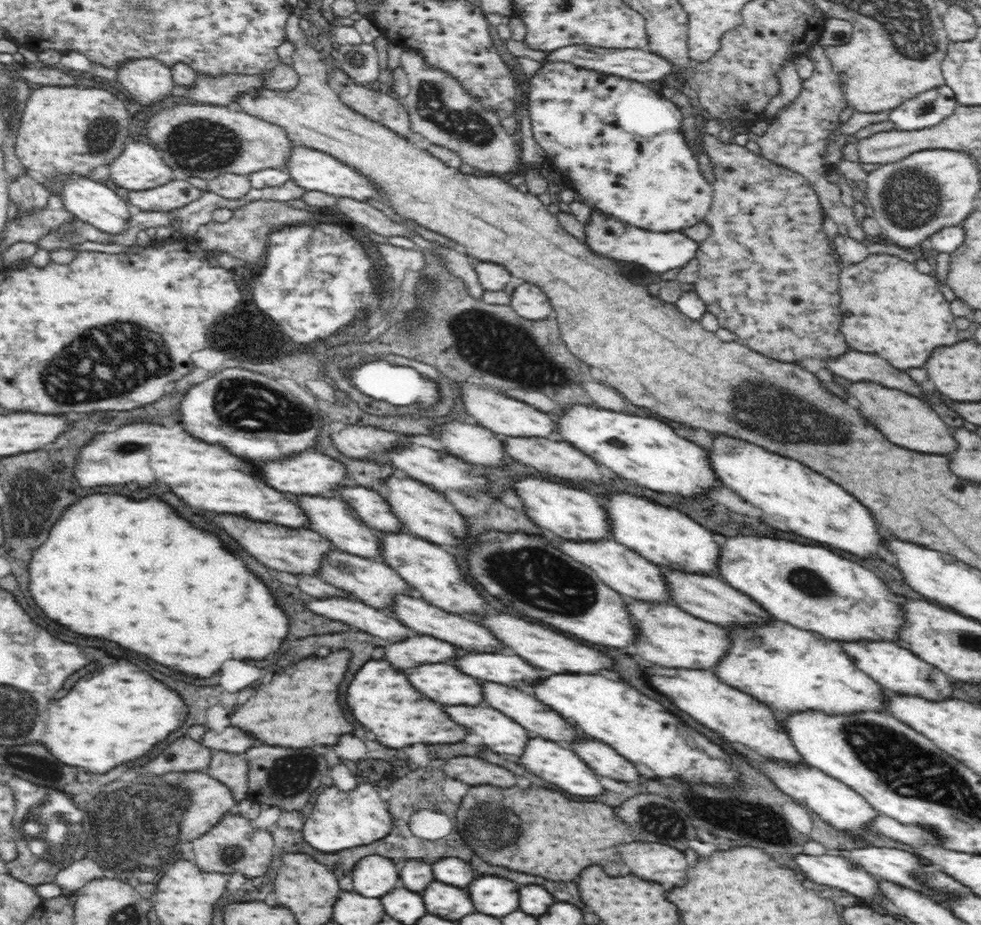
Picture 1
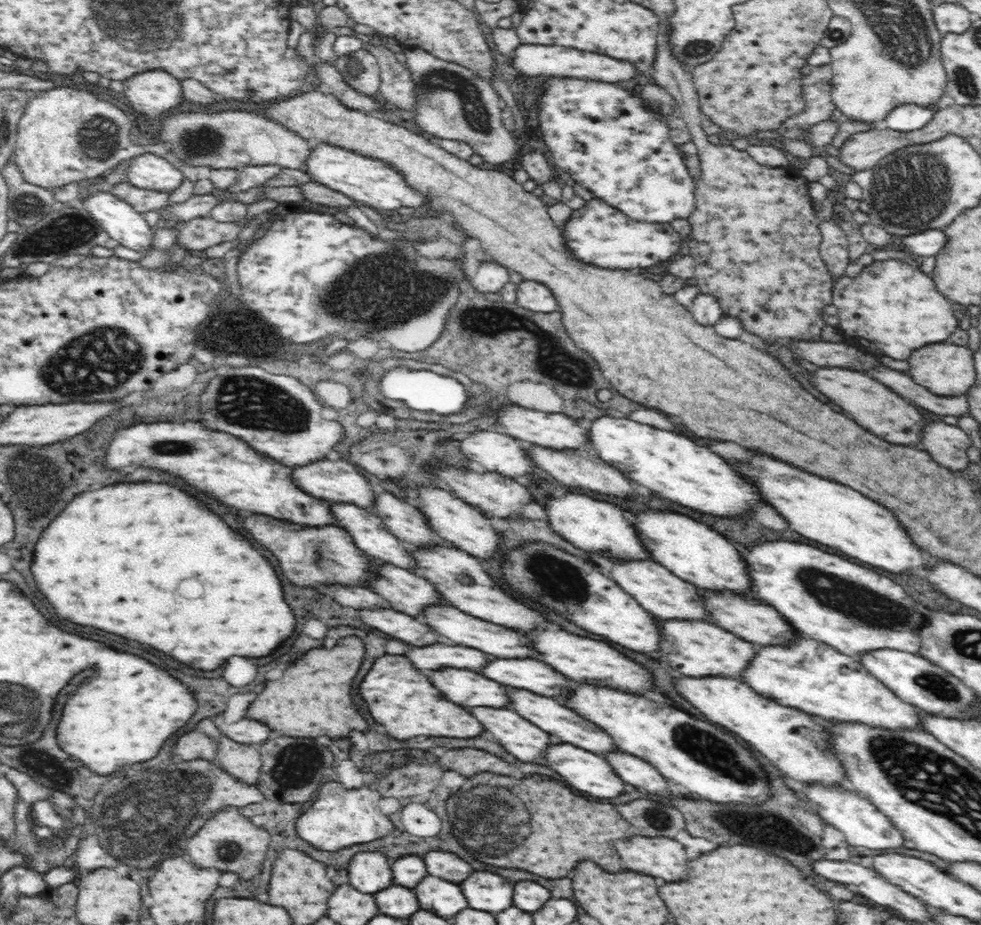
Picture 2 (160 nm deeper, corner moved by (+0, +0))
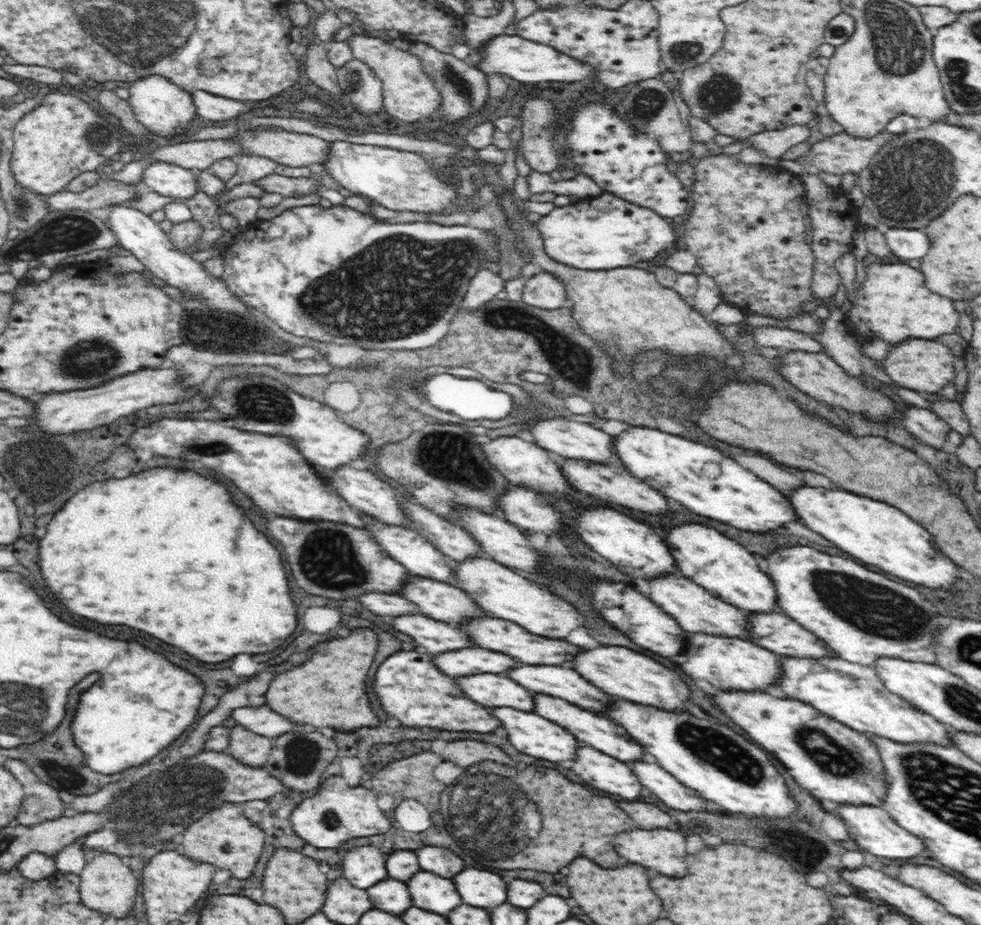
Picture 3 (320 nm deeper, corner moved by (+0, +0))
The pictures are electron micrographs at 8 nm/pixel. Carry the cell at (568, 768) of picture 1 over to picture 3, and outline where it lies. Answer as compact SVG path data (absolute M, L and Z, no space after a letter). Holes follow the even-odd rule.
M594 748L578 750L572 772L576 772L584 784L590 784L596 790L618 794L628 800L642 794L642 786L638 786L638 780L634 778L630 766Z

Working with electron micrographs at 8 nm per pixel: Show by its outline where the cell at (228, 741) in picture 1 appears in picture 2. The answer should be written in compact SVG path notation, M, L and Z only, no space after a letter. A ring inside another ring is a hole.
M223 713L213 717L213 721L221 734L232 738L240 744L261 744L270 738L270 728L262 726L262 722L256 722L247 716L234 722L226 722Z

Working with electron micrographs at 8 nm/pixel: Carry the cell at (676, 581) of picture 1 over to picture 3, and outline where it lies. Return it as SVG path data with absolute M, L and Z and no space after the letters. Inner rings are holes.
M781 611L750 614L750 624L751 640L758 646L775 652L780 658L790 656L819 659L830 655L837 656L823 641Z

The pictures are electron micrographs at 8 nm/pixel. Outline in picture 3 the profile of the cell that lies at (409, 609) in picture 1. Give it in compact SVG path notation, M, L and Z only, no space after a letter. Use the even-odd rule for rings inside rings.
M480 618L474 620L466 626L462 626L462 630L482 648L494 650L494 652L502 652L508 654L512 658L516 658L518 662L524 664L536 664L536 666L558 666L562 662L570 662L570 658L574 658L574 654L578 654L578 650L582 650L580 646L574 646L566 640L550 640L550 638L542 638L542 636L534 636L526 630L520 630L520 626L514 626L514 622L506 622L506 620L498 620L498 618Z

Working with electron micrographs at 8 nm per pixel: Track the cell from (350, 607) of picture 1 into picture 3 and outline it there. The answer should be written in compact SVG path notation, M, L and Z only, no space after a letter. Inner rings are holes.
M426 615L397 616L394 618L392 626L398 632L412 636L430 654L470 648L470 642L466 642L466 634L462 634L462 630L458 630L446 622L426 618Z

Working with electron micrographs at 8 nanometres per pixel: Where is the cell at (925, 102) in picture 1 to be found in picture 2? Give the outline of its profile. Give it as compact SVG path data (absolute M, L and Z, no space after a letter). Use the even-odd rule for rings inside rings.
M905 104L891 110L882 126L898 132L916 131L928 124L935 111L916 104Z

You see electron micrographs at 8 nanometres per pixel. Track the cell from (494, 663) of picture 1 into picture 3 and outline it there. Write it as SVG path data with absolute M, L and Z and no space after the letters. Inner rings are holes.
M520 666L508 672L508 678L528 690L564 698L570 704L582 706L586 710L602 712L602 706L606 706L606 702L612 702L608 694L604 694L600 688L594 688L576 670L562 666Z

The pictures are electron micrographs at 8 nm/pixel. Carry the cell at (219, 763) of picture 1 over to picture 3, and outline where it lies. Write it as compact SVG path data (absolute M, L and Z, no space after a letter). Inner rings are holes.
M236 724L230 731L230 744L227 753L243 765L257 768L263 766L274 750L275 738L260 736L251 730Z

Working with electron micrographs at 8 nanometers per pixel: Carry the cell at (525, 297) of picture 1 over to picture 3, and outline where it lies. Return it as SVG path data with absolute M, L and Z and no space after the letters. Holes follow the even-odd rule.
M546 271L526 280L523 285L522 301L546 310L561 309L570 304L563 282Z

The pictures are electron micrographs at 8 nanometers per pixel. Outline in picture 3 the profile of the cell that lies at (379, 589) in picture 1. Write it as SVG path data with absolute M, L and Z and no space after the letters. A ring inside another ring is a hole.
M410 575L400 592L418 610L442 622L462 622L462 618L480 618L478 606L470 595L456 585Z

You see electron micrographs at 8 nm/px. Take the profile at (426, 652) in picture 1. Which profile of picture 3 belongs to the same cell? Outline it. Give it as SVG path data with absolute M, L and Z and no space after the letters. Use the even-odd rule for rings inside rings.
M466 648L466 650L456 650L456 652L446 652L434 656L436 666L450 676L462 676L462 674L500 674L506 670L512 670L518 666L510 656L482 650L482 648Z

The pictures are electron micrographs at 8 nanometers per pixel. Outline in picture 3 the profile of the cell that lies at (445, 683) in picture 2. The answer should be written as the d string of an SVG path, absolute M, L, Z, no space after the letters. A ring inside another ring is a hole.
M474 674L456 678L456 682L466 692L466 696L486 708L510 706L526 712L534 710L534 700L530 692L512 682L510 678L502 678L496 674Z

